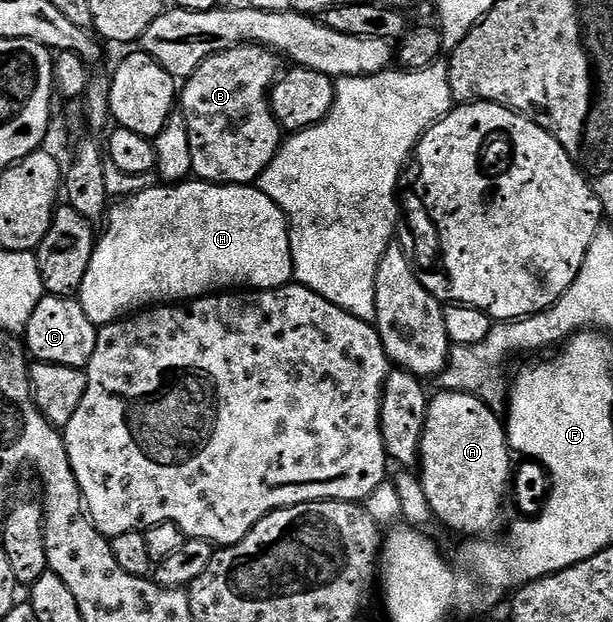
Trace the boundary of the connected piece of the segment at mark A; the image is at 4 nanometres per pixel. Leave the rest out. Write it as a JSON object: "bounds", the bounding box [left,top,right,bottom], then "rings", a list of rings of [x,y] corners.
{"bounds":[419,389,511,537],"rings":[[[448,389],[449,391],[441,391],[436,396],[430,398],[429,408],[427,409],[427,421],[423,429],[423,441],[421,442],[421,458],[419,460],[419,478],[423,485],[423,493],[427,493],[427,505],[431,505],[434,516],[438,520],[442,519],[447,526],[463,531],[469,535],[467,537],[485,537],[488,531],[493,531],[497,527],[497,522],[501,519],[501,506],[507,503],[507,488],[511,483],[511,448],[509,446],[509,437],[507,434],[506,424],[503,422],[502,416],[493,408],[469,391],[458,391],[456,389]]]}

